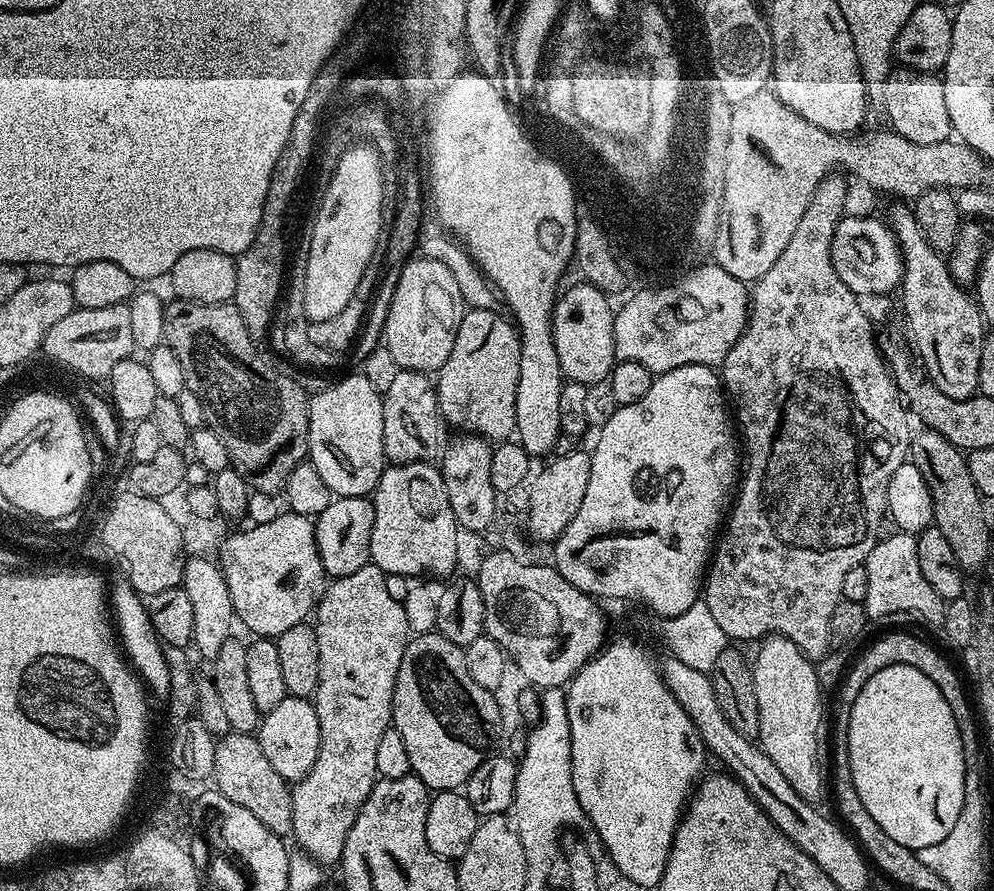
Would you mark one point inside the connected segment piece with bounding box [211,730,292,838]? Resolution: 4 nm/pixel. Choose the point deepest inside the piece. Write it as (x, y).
(242, 773)

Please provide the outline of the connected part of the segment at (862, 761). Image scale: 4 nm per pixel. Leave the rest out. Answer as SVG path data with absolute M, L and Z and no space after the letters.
M886 666L886 670L878 670L878 674L874 674L874 678L867 680L862 686L858 698L854 698L852 703L848 719L847 742L850 754L850 774L854 778L854 786L858 786L858 798L862 798L862 806L866 806L866 810L870 810L870 818L874 818L874 822L878 822L878 826L882 826L882 830L886 830L886 834L890 834L890 838L894 838L894 842L902 842L902 846L919 850L926 846L934 846L934 842L942 842L942 838L946 838L946 834L950 834L952 820L956 820L956 808L960 808L960 782L964 780L962 738L958 730L958 722L954 718L946 698L942 698L942 690L938 690L938 686L934 686L934 682L930 682L930 678L926 678L926 674L922 674L922 670L918 670L914 666Z

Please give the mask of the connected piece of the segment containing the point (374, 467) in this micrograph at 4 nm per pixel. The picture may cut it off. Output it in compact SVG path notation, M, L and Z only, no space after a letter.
M363 374L348 376L309 399L307 459L336 496L368 496L376 491L386 467L382 442L382 396L370 386L370 382L366 382Z

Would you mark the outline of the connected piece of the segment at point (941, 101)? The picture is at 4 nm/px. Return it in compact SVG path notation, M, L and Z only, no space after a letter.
M894 70L884 79L882 85L884 91L884 112L888 115L891 131L896 132L902 138L910 138L910 142L929 144L930 142L942 142L953 135L950 114L946 111L946 90L944 81L939 75L930 72L914 72L911 70Z

